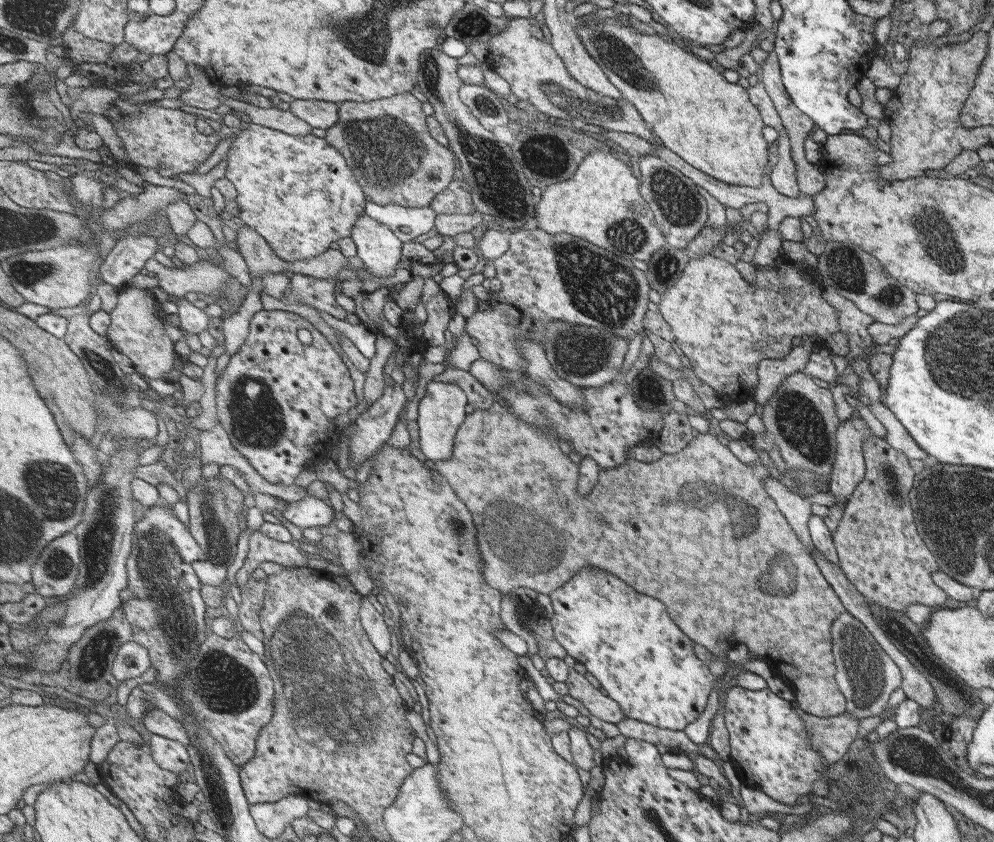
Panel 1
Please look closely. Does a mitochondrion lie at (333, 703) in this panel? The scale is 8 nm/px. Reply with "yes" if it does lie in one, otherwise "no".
yes

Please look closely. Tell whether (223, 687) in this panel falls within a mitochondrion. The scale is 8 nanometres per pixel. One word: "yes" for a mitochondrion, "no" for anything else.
yes

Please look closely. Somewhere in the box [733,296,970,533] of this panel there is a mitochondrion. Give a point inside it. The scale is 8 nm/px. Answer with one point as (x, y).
(801, 424)

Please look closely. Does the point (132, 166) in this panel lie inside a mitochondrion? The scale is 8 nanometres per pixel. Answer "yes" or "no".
no

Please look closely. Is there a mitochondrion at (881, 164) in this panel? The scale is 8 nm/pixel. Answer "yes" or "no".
no

